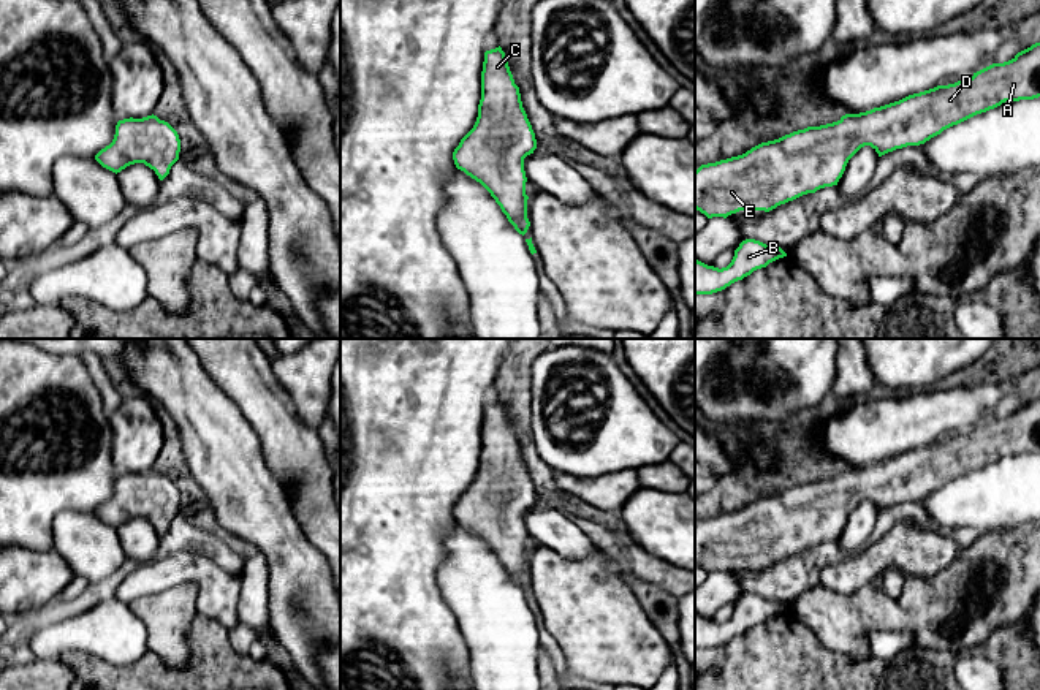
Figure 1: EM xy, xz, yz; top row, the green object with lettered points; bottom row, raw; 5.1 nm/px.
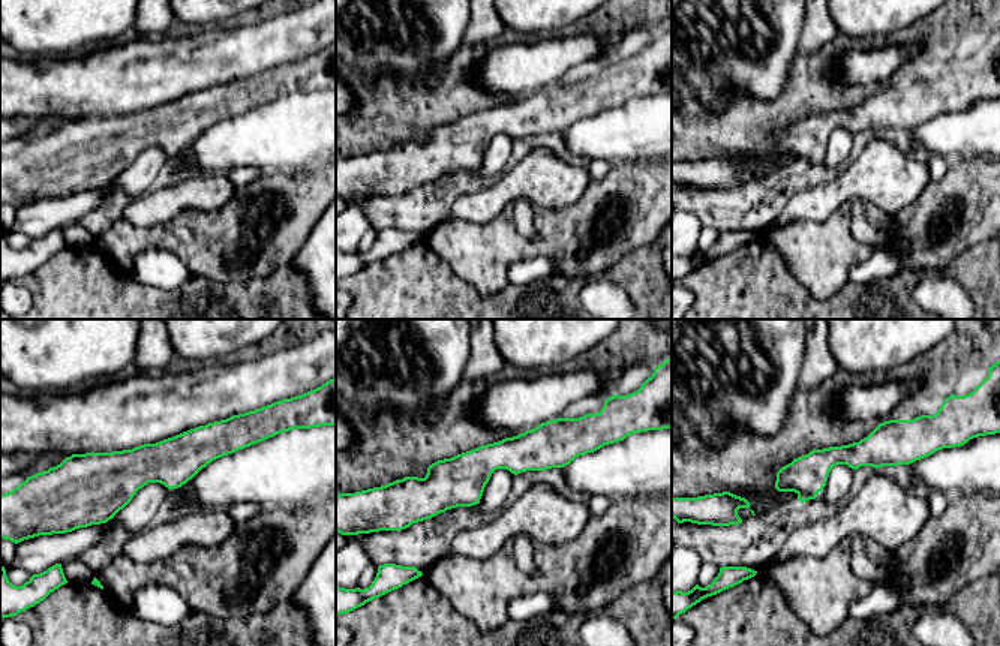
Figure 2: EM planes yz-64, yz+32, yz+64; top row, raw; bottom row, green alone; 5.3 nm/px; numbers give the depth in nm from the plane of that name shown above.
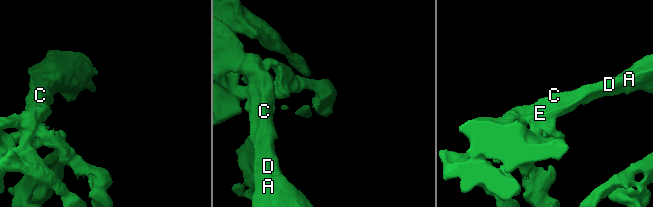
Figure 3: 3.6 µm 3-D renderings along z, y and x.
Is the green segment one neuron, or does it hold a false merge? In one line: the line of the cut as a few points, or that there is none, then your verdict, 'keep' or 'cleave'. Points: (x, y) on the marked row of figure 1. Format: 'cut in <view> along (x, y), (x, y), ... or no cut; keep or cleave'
no cut; keep

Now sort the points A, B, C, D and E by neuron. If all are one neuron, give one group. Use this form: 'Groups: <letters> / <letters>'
Groups: A B C D E

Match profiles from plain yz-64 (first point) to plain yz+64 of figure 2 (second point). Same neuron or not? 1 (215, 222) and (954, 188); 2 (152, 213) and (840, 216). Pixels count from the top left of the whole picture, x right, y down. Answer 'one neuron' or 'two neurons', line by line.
1: one neuron
2: two neurons

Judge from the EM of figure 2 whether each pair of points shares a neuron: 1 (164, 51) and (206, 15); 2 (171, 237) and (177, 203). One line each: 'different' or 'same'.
1: different
2: different

